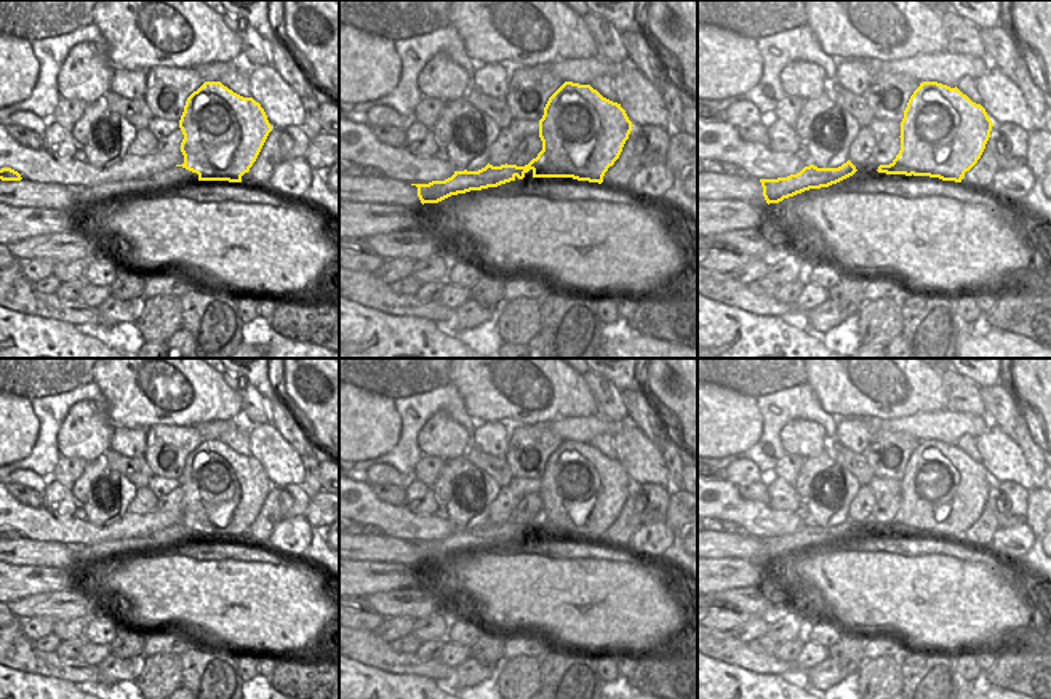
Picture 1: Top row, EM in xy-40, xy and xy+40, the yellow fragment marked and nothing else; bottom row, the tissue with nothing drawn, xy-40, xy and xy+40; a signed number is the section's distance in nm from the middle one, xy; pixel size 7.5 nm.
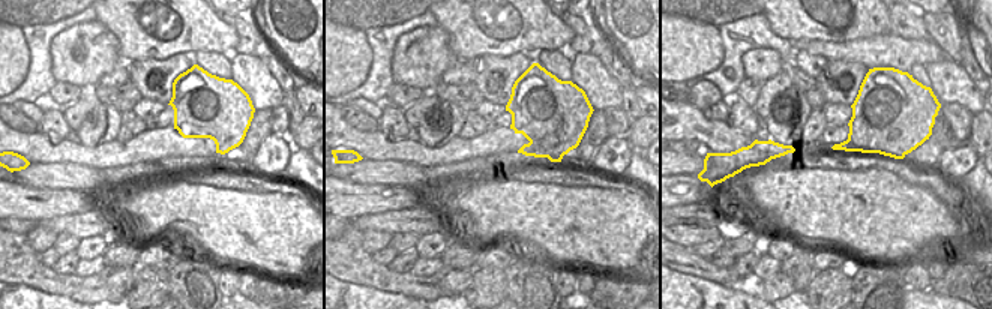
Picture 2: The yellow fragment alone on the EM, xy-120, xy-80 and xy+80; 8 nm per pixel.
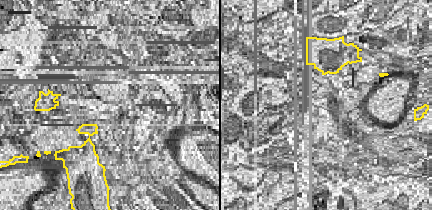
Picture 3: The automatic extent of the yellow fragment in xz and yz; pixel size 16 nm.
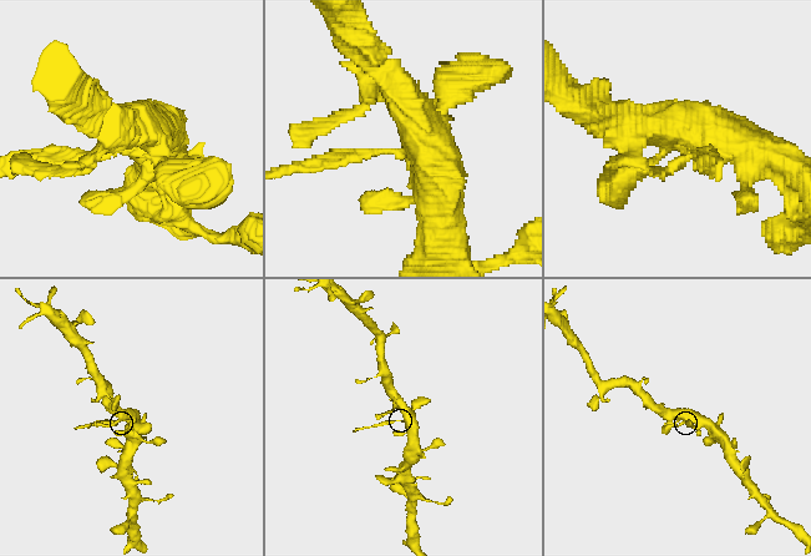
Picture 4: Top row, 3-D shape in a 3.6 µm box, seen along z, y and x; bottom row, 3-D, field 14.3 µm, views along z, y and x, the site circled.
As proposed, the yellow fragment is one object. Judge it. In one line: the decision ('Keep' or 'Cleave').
Keep

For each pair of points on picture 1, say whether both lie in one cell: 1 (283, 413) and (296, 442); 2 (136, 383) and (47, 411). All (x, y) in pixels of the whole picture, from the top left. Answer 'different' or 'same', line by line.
1: same
2: different

